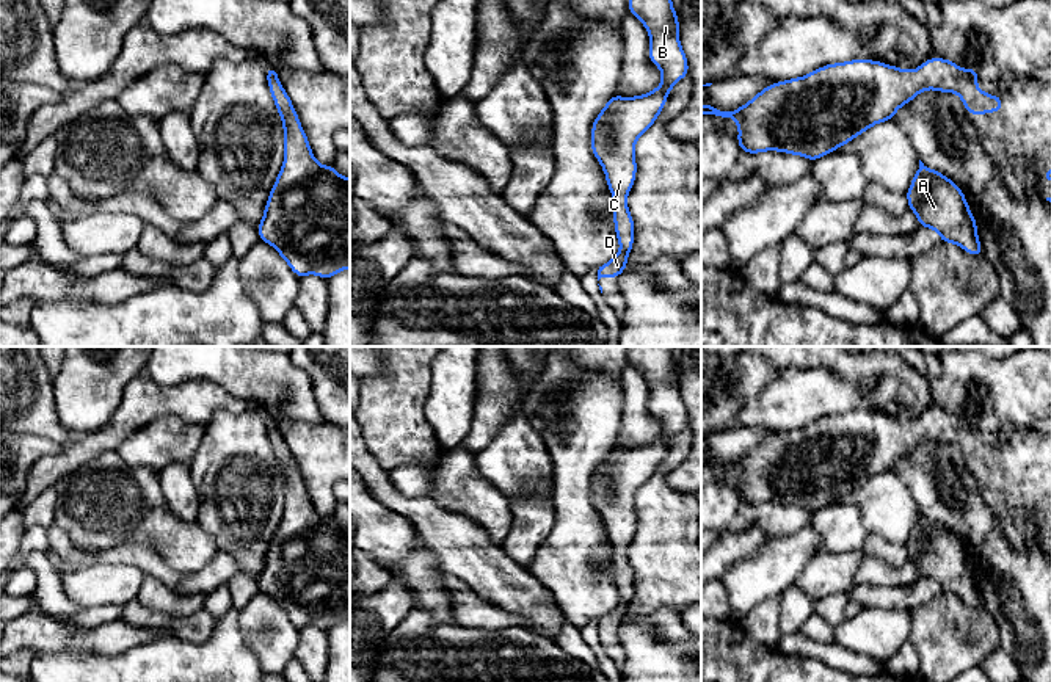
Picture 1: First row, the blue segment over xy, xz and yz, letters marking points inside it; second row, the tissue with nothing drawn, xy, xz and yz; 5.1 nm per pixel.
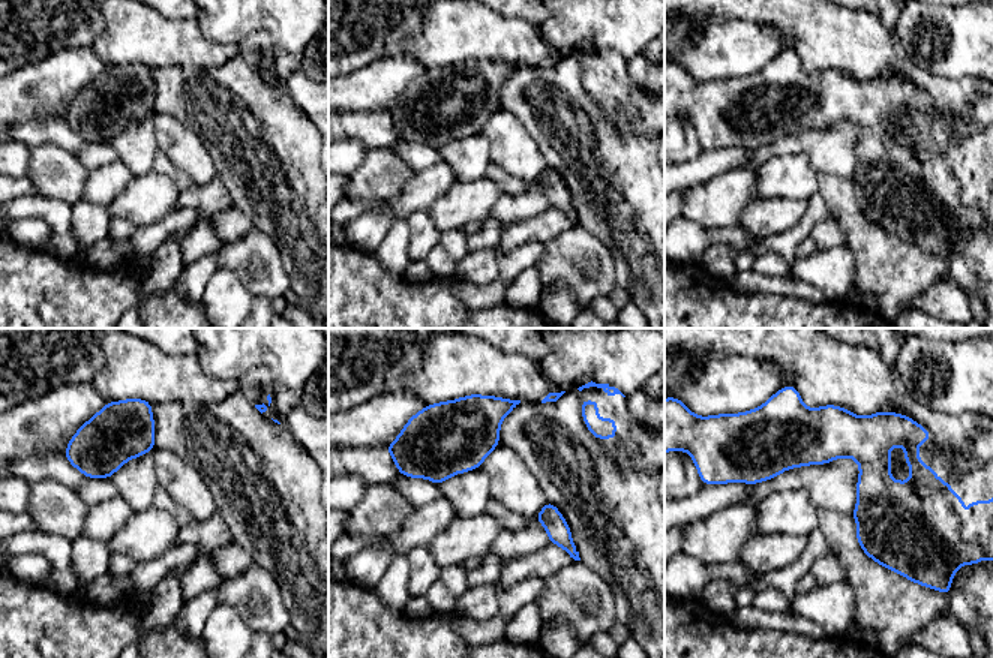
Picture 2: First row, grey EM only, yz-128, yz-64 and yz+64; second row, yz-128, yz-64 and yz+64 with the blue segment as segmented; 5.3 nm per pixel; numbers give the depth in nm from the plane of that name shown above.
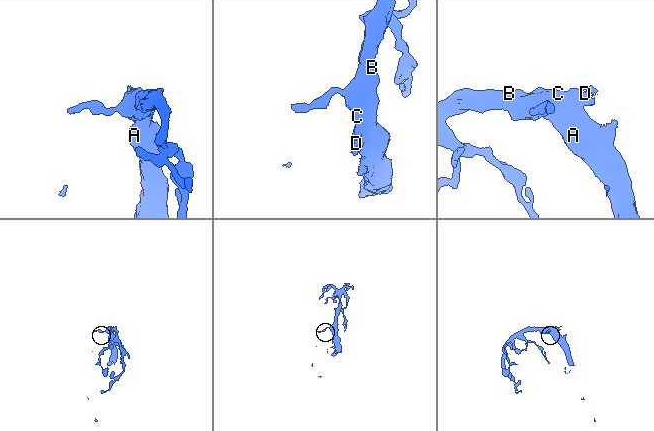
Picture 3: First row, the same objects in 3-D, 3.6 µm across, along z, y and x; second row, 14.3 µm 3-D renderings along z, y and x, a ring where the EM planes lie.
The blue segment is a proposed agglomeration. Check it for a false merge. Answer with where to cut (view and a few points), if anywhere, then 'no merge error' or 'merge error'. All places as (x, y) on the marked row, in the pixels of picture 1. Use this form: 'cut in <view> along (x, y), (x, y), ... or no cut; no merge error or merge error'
no cut; no merge error

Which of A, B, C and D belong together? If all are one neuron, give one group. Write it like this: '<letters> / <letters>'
A B C D

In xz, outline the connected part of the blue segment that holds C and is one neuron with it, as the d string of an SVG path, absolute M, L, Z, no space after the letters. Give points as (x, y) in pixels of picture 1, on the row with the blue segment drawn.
M629 0L627 8L649 33L648 58L660 69L662 83L635 97L620 97L615 91L591 125L591 152L601 163L613 196L613 223L620 241L620 252L599 267L598 281L618 279L634 246L634 219L626 204L637 174L634 146L656 122L673 86L689 75L671 0Z

